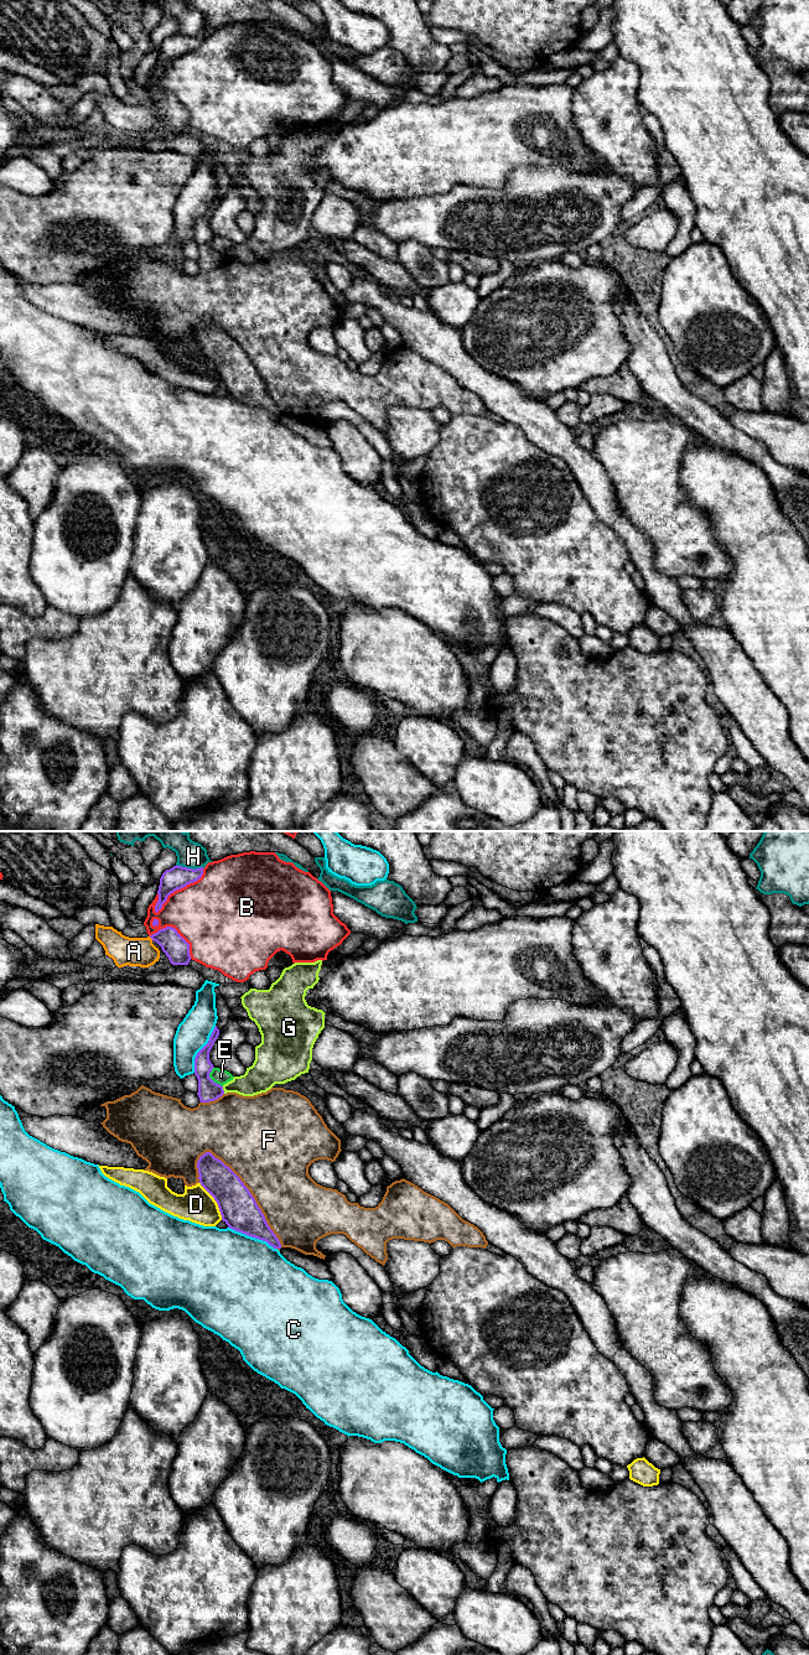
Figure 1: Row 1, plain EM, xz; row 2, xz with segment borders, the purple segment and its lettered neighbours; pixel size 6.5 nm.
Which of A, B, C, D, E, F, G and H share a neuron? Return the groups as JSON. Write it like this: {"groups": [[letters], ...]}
{"groups": [["A"], ["B"], ["C"], ["D"], ["E"], ["F"], ["G"], ["H"]]}

